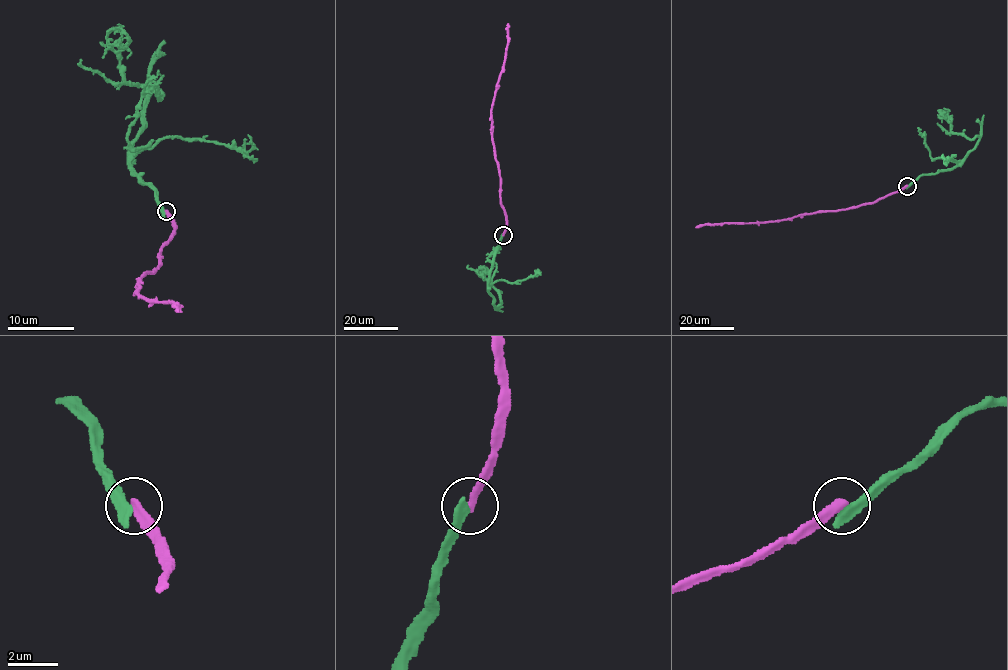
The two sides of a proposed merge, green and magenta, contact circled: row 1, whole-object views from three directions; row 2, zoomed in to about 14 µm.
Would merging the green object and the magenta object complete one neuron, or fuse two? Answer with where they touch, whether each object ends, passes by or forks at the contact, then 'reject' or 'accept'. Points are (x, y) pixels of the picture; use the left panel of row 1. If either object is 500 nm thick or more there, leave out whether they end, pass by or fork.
(166, 211) | green ends | magenta ends | reject

